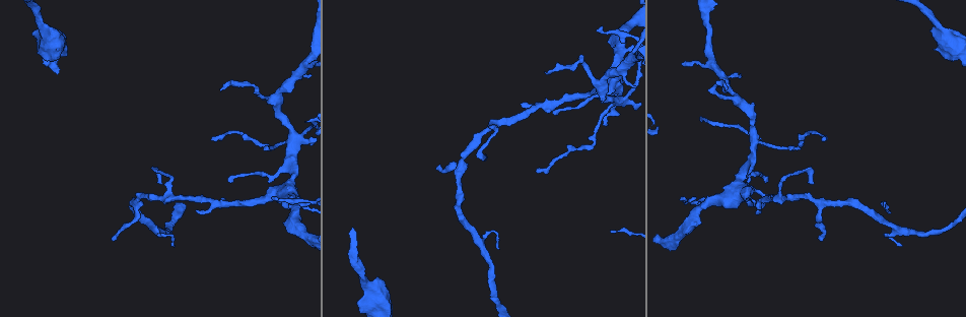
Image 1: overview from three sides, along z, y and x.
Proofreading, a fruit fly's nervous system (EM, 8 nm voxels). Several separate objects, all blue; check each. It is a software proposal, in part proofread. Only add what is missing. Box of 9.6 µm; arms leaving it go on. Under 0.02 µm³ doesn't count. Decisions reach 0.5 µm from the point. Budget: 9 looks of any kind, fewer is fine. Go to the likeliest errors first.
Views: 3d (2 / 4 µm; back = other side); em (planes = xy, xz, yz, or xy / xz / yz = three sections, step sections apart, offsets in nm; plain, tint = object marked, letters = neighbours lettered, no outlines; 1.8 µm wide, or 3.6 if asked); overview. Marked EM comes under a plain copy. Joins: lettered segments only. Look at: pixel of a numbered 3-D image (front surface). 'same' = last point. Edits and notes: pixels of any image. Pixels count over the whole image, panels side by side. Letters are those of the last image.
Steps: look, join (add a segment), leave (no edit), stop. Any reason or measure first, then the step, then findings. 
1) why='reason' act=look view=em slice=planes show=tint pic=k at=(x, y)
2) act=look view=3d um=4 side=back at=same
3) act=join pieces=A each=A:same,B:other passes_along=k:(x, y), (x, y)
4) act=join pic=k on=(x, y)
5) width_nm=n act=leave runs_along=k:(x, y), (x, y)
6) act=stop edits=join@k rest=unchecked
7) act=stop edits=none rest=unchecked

why='thin end' act=look view=3d um=4 side=back pic=1 at=(211, 138)

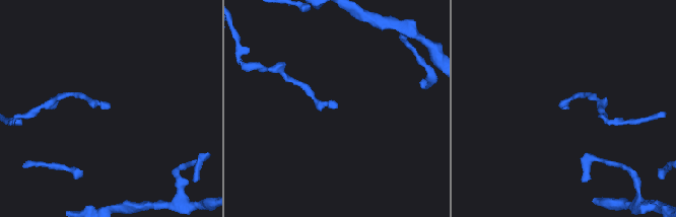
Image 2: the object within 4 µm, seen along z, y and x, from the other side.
act=look view=em um=3.6 slice=planes show=letters pic=2 at=(560, 107)

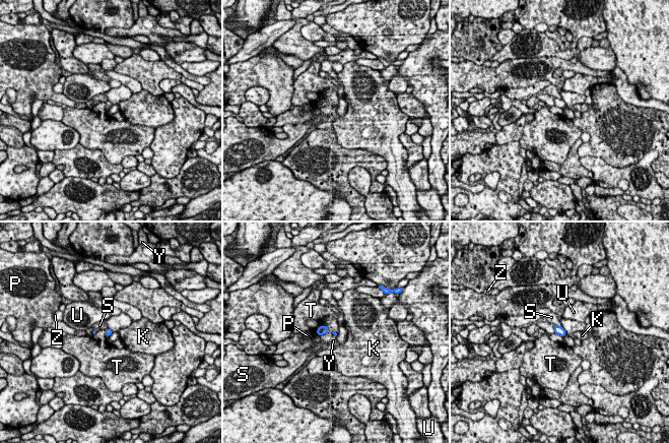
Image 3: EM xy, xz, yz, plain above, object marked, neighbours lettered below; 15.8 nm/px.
act=leave each=K:other,P:other,S:other,T:other,U:other,Y:other,Z:other border=3:(560, 326), (566, 333) found='no lettered segment goes on from it'

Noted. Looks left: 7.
why='thin end' act=look view=3d um=2 pic=1 at=(222, 88)

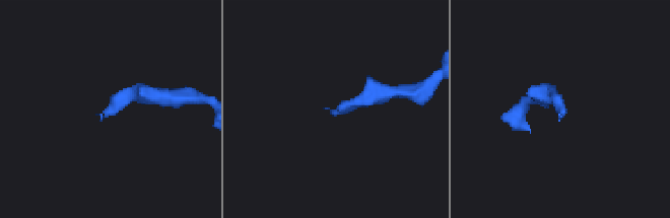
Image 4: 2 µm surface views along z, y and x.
act=look view=em slice=planes show=letters pic=4 at=(325, 108)

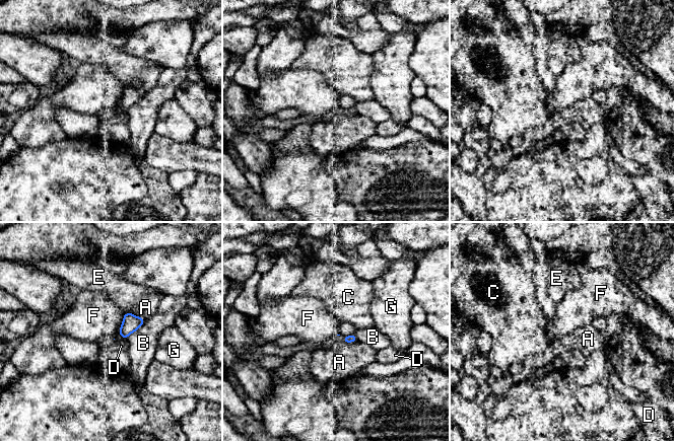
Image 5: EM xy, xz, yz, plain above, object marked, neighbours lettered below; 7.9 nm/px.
longest_contact=B:220nm act=leave each=A:other,B:other,C:other,D:other,E:other,F:other,G:other border=5:(125, 313), (120, 326) found='none of them fits'

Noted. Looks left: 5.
why='tapers out' act=look view=3d um=4 pic=1 at=(174, 245)

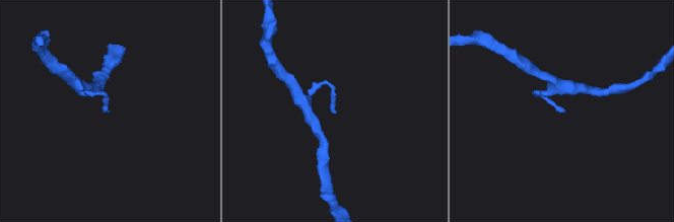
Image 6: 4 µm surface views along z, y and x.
why='shape alone is not enough' act=look view=em um=3.6 slice=xz step=4 show=tint pic=6 at=(107, 111)

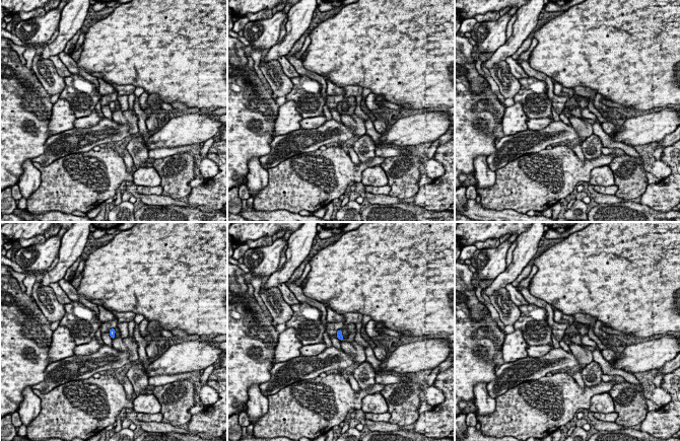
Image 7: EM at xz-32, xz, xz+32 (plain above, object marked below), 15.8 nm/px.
act=look view=em um=3.6 slice=planes show=letters at=same

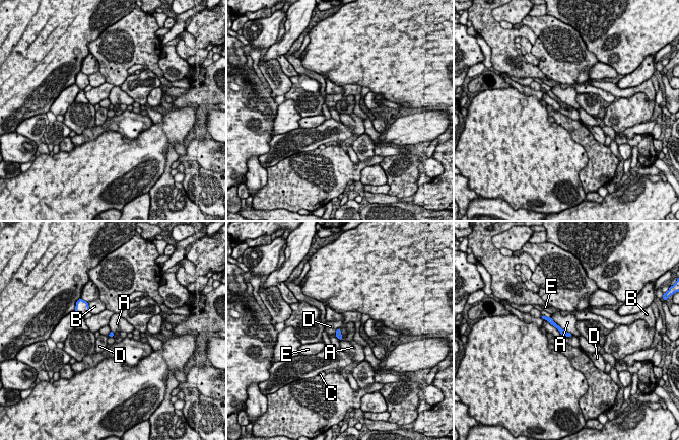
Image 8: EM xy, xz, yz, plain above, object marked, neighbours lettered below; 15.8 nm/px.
act=leave each=A:other,B:other,C:other,D:other,E:other found='none of them fits'

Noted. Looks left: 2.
why='free end' act=look view=3d um=4 pic=1 at=(683, 197)

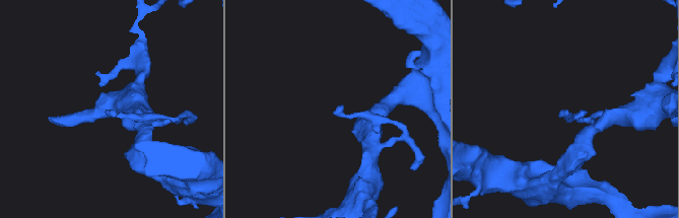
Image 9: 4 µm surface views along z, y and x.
why='need the tissue' act=look view=em slice=planes show=letters pic=9 at=(335, 114)

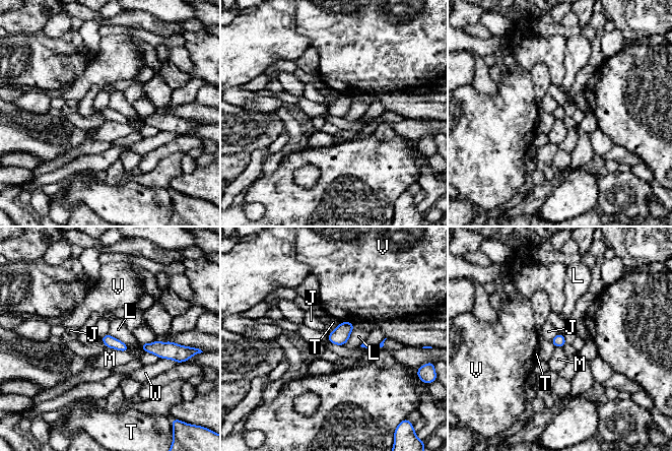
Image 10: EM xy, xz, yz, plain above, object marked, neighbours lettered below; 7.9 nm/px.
act=leave each=J:other,L:other,M:other,T:other,V:other,W:other border=10:(109, 333), (120, 339), (128, 350) found='none of them fits'

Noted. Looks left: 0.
act=stop edits=none rest=unchecked

